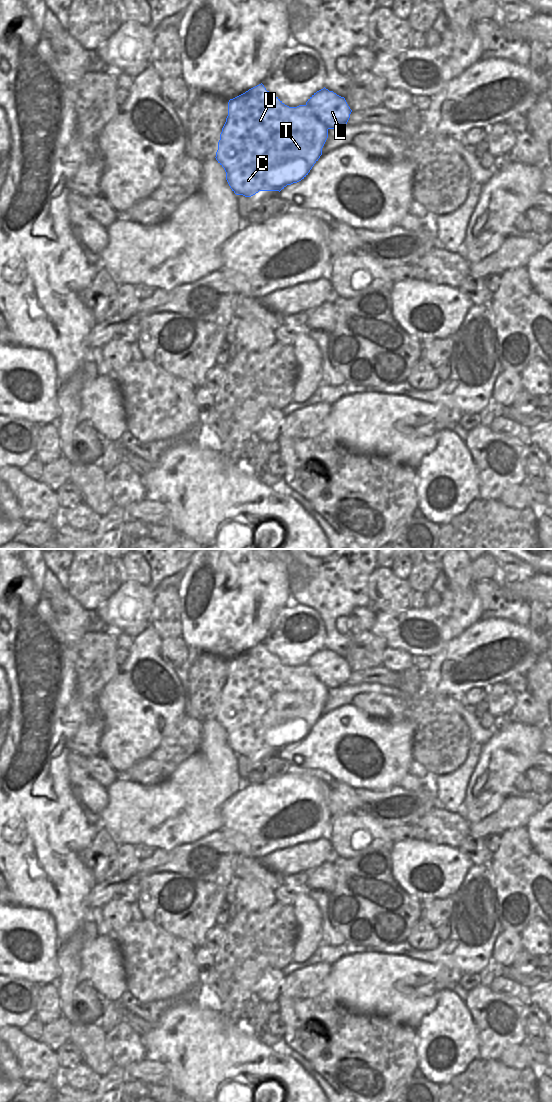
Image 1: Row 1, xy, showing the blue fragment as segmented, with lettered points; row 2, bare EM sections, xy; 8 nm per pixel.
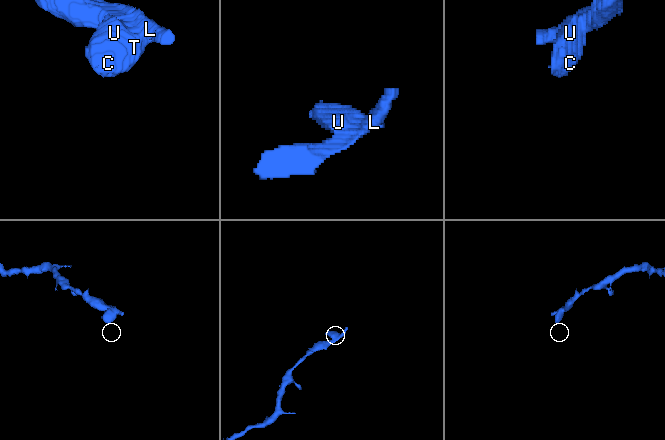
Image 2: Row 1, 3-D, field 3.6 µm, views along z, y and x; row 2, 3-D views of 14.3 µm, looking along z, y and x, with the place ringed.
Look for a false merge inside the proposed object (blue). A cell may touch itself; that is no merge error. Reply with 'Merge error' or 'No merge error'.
Merge error.

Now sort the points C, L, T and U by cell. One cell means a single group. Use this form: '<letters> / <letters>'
C T U / L

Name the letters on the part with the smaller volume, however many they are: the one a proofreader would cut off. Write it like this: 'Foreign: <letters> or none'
Foreign: C, T, U.

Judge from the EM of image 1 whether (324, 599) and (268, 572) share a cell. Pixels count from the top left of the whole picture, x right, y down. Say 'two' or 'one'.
two

